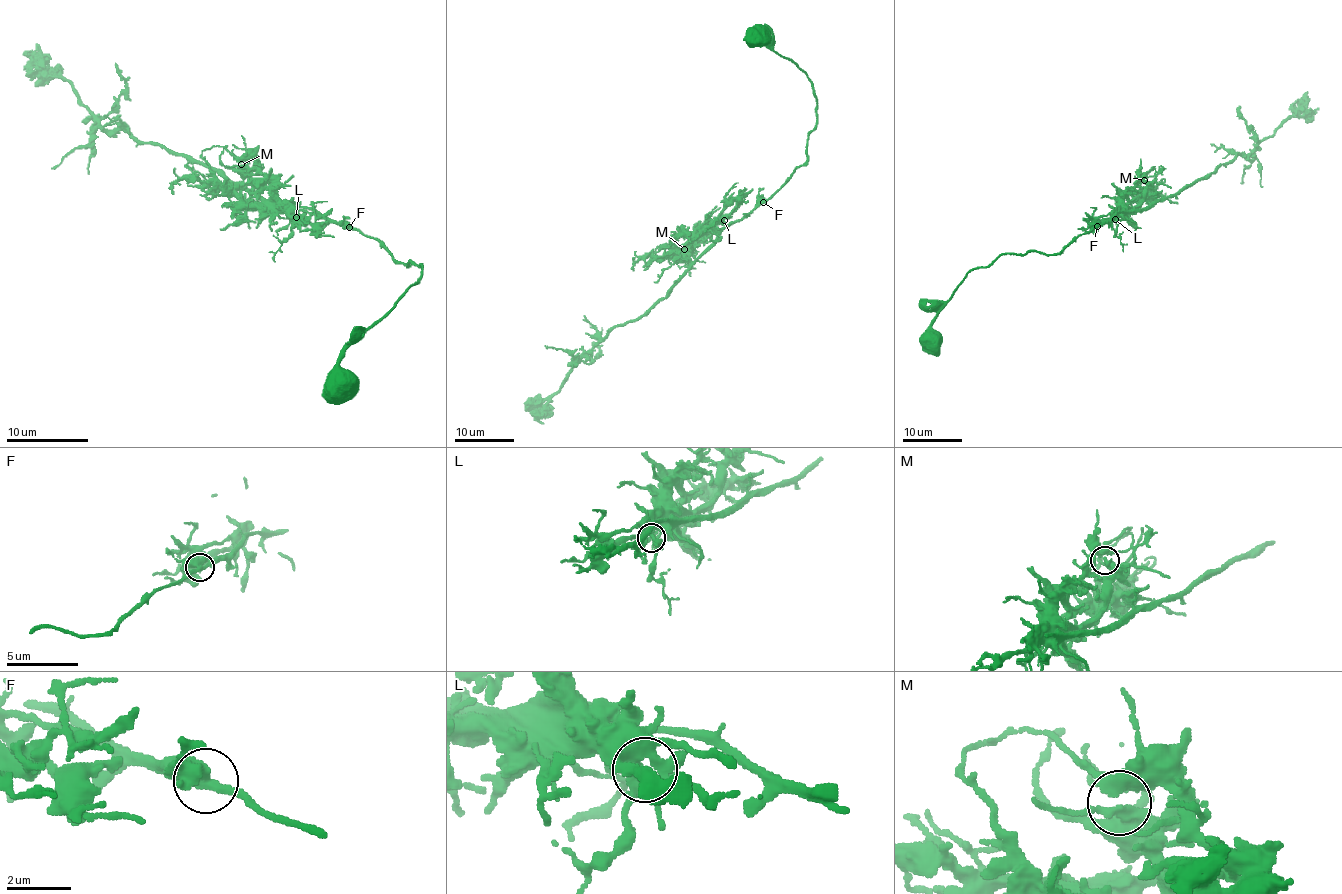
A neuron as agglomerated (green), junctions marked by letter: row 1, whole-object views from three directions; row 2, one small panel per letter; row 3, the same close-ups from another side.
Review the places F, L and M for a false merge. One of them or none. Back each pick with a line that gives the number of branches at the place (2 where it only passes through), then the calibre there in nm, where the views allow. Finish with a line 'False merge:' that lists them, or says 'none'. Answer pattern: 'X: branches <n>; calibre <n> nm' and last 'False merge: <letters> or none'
False merge: none

